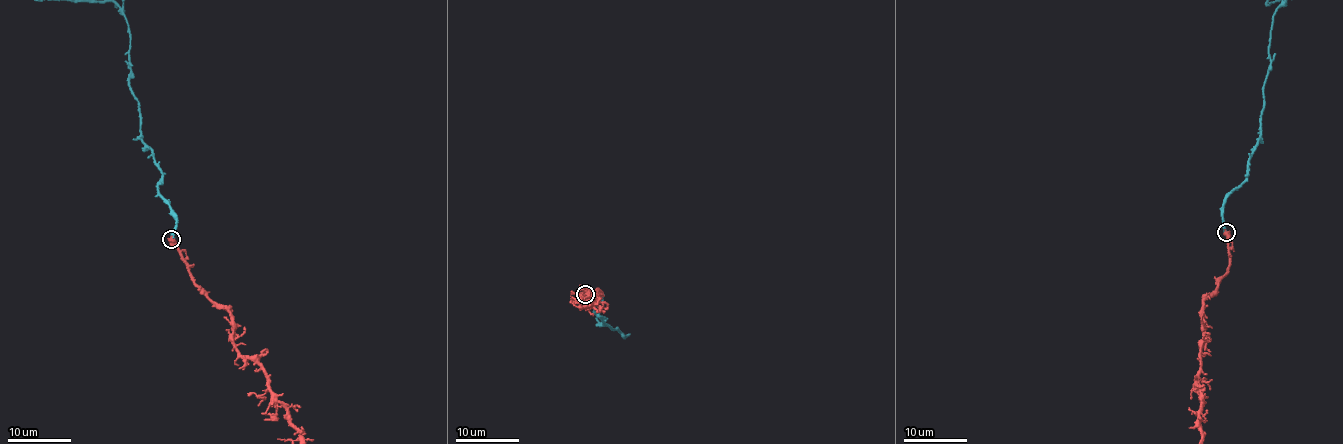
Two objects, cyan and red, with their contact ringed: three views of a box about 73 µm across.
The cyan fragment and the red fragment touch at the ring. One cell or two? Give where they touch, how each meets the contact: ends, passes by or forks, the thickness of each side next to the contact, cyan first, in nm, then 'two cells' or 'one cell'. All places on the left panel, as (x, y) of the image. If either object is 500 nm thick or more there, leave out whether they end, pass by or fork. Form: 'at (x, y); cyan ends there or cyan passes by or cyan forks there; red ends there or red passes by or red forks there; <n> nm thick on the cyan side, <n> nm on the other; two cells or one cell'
at (171, 239); 280 nm thick on the cyan side, 650 nm on the other; one cell

